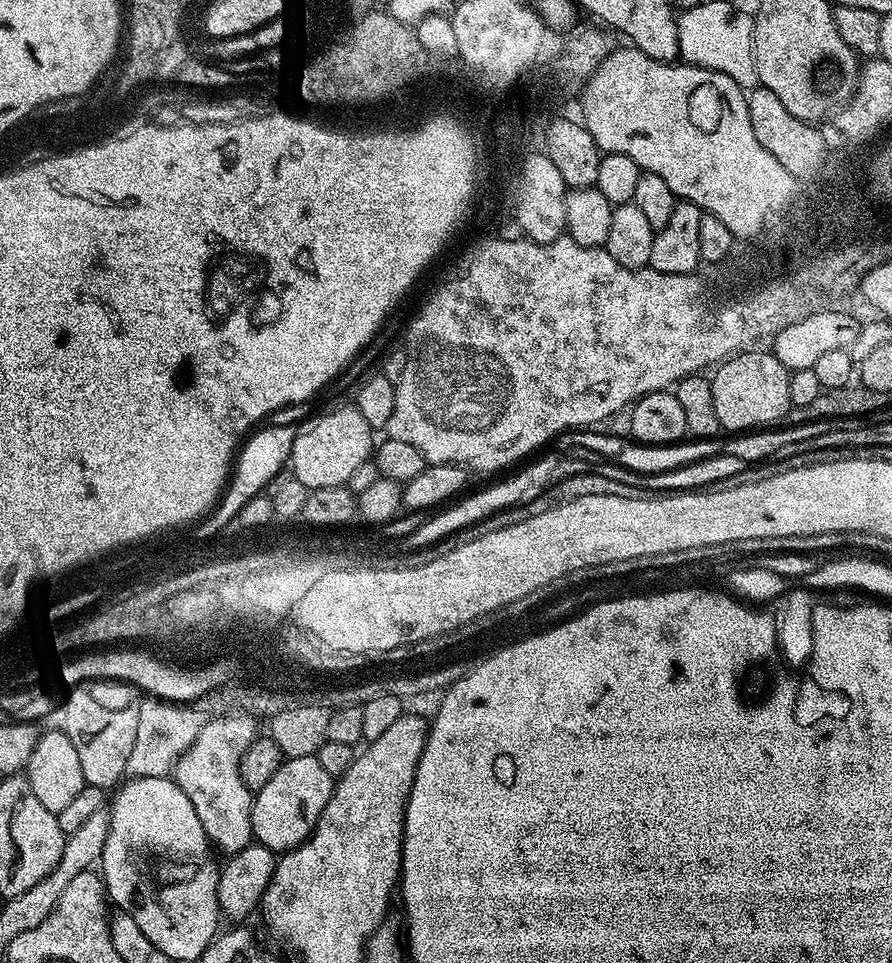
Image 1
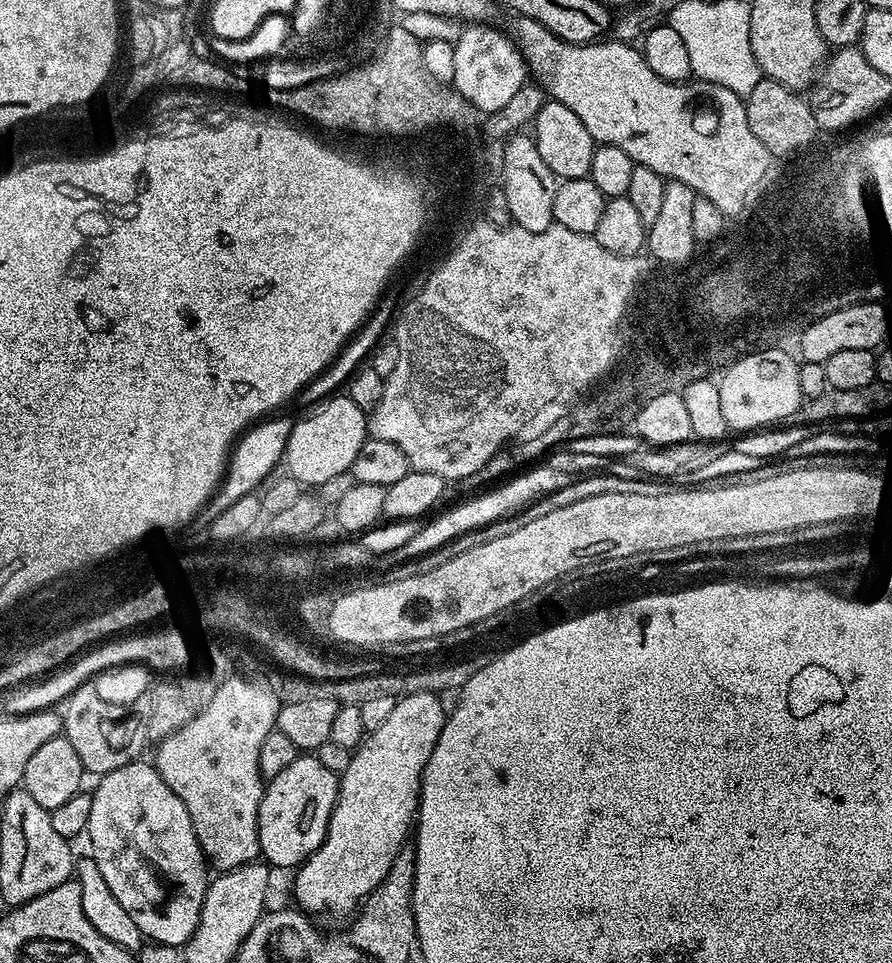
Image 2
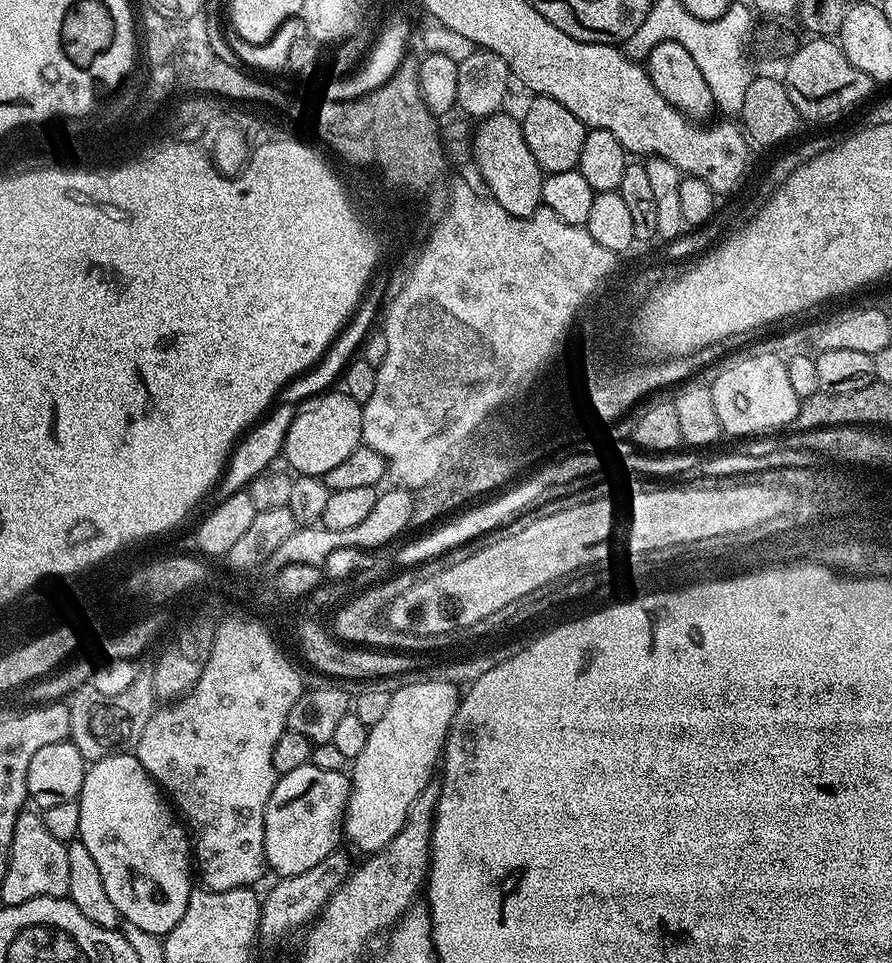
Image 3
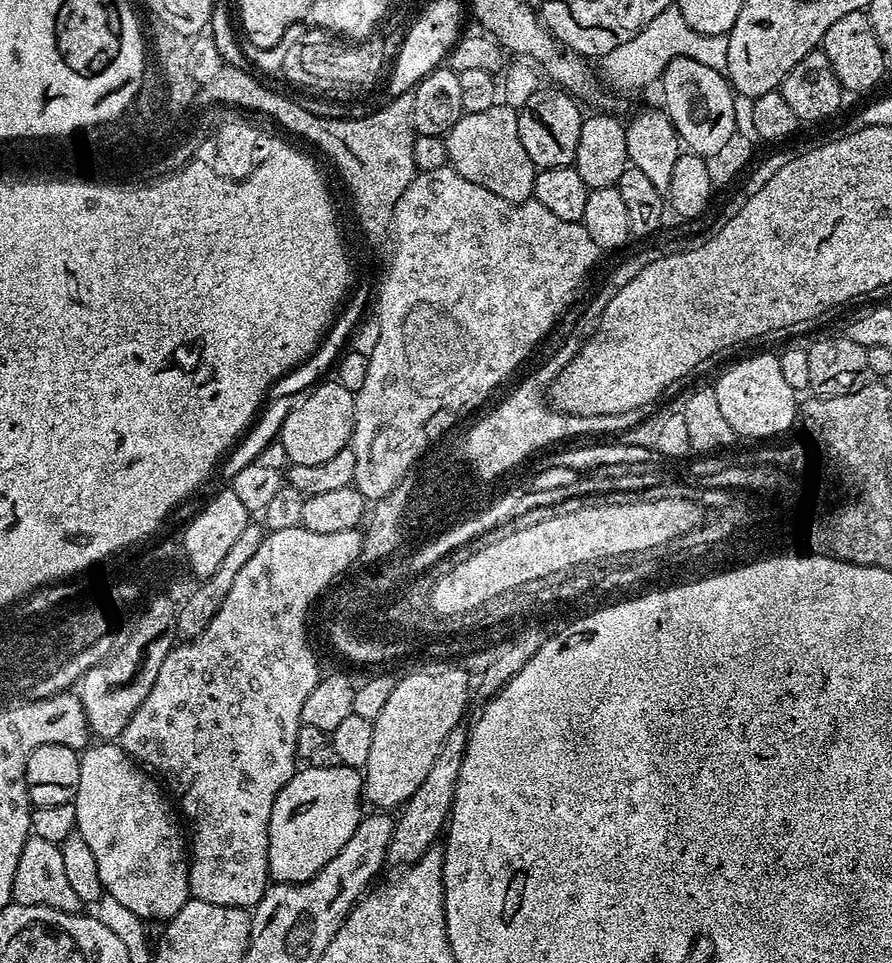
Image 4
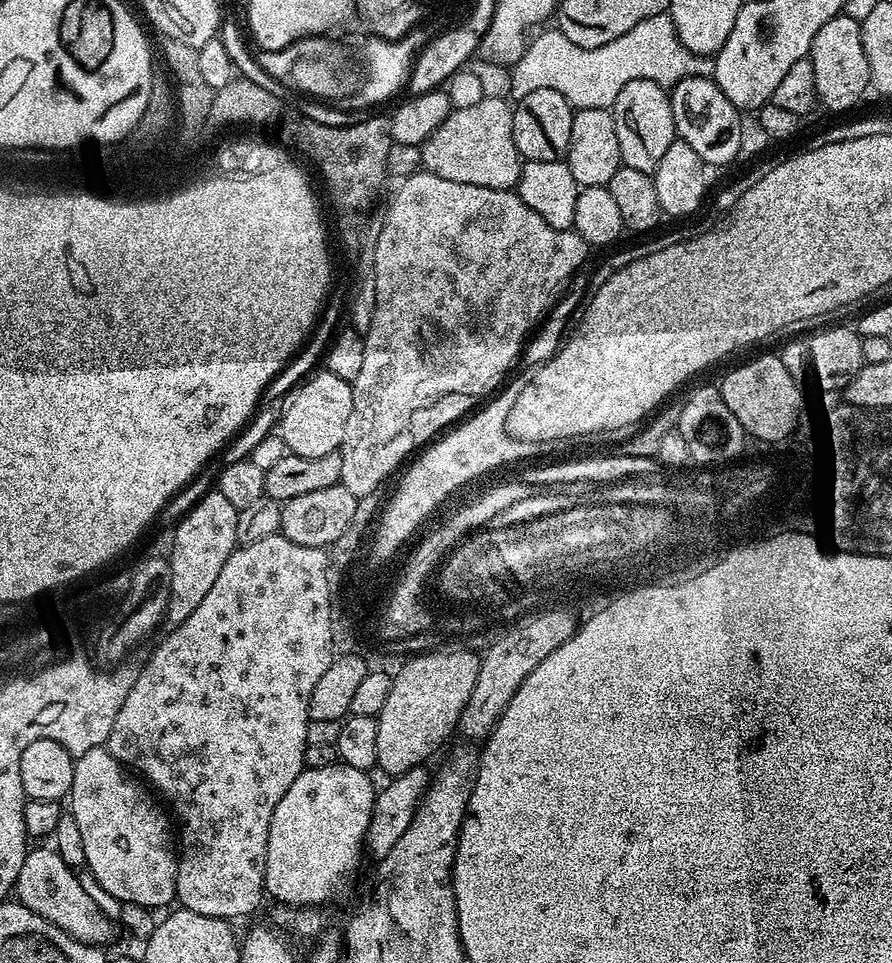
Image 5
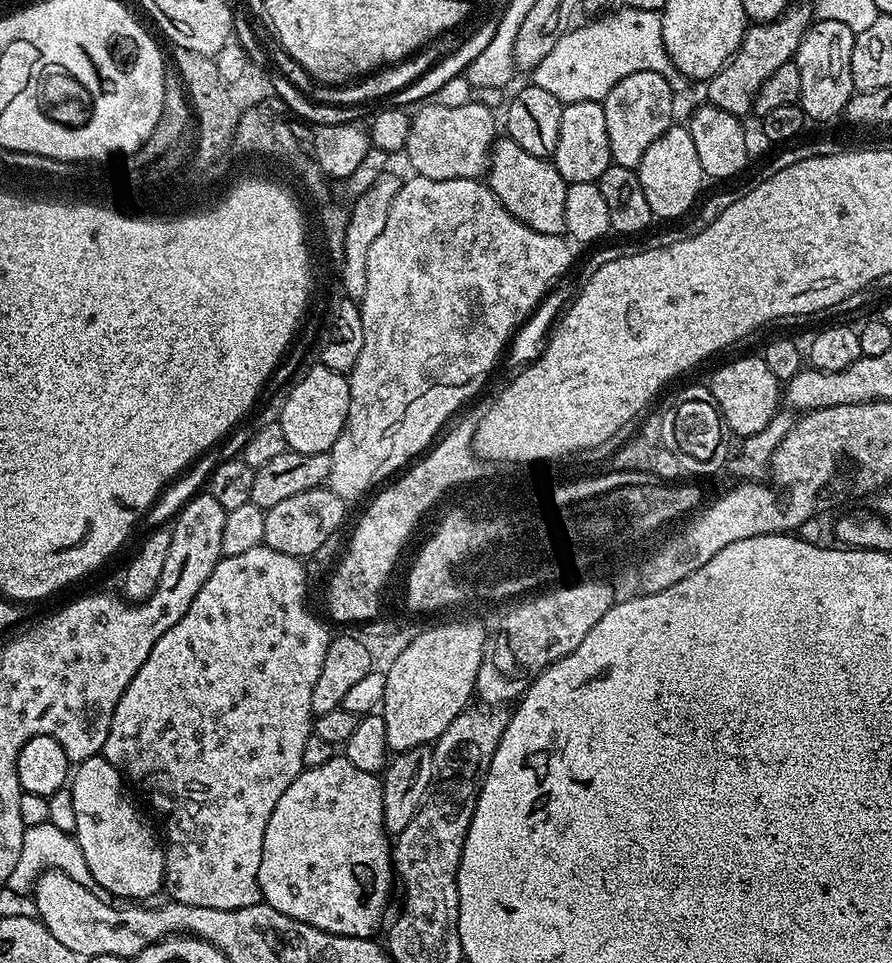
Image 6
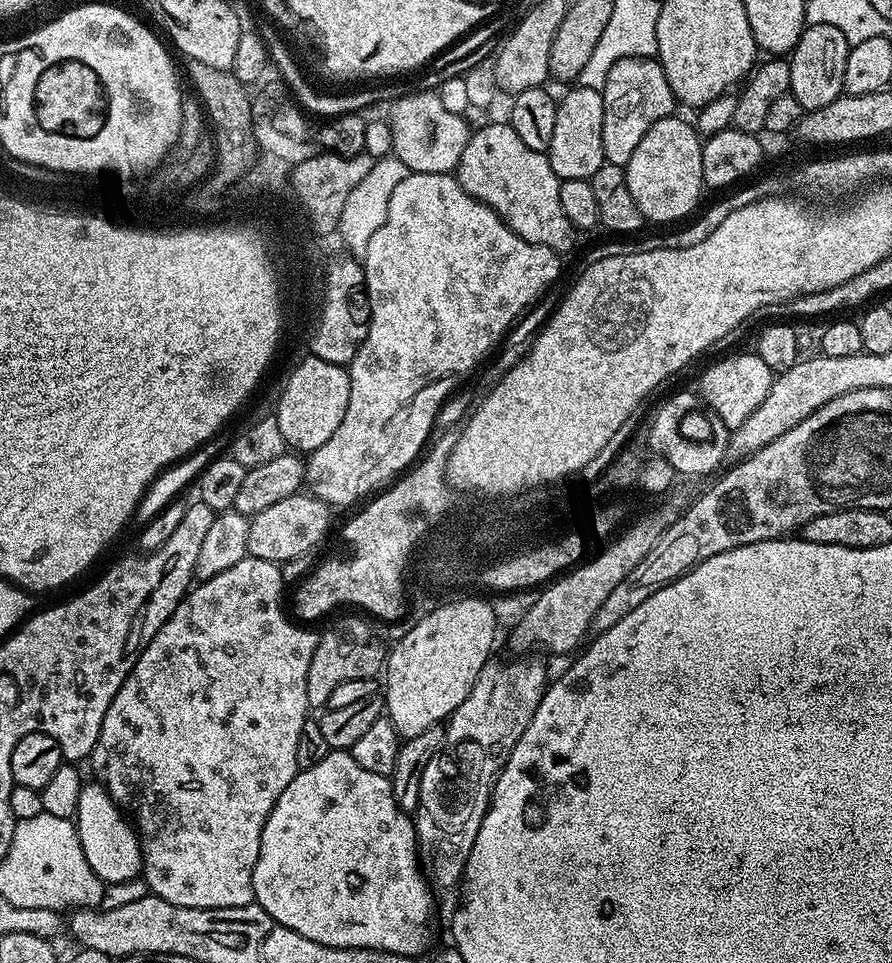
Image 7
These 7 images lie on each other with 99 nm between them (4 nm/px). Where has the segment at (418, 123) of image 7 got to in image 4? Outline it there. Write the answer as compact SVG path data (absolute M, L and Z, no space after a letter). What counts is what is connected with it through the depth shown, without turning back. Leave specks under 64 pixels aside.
M498 102L490 110L478 110L478 114L465 112L443 137L447 163L455 172L470 182L480 184L490 194L506 198L511 204L525 204L533 199L532 191L538 171L536 163L526 154L522 138L518 138L517 109L507 102Z

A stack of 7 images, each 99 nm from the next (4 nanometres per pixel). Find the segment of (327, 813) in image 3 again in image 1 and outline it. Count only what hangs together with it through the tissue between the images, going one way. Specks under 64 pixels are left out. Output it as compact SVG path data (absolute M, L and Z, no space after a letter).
M293 756L255 793L252 802L252 835L273 853L283 854L301 844L312 834L322 810L332 797L334 777L322 770L315 756Z

